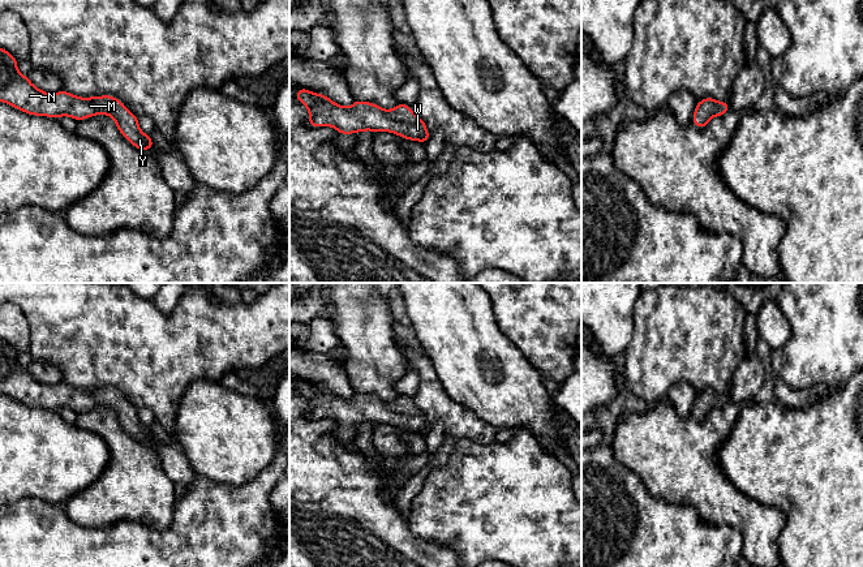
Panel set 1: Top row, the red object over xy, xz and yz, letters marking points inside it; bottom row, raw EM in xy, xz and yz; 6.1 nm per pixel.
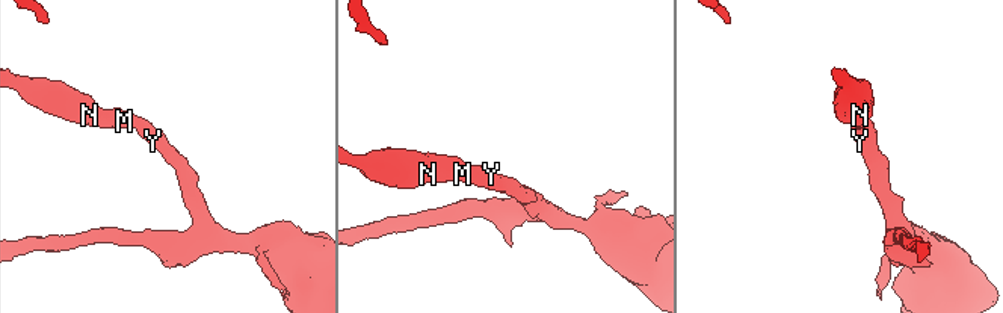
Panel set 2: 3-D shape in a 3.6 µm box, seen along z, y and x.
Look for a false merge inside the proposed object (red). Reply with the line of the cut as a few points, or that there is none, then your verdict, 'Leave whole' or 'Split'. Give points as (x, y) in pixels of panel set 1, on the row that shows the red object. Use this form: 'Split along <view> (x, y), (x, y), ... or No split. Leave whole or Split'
No split. Leave whole

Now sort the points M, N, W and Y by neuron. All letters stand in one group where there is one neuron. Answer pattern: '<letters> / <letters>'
M N W Y

